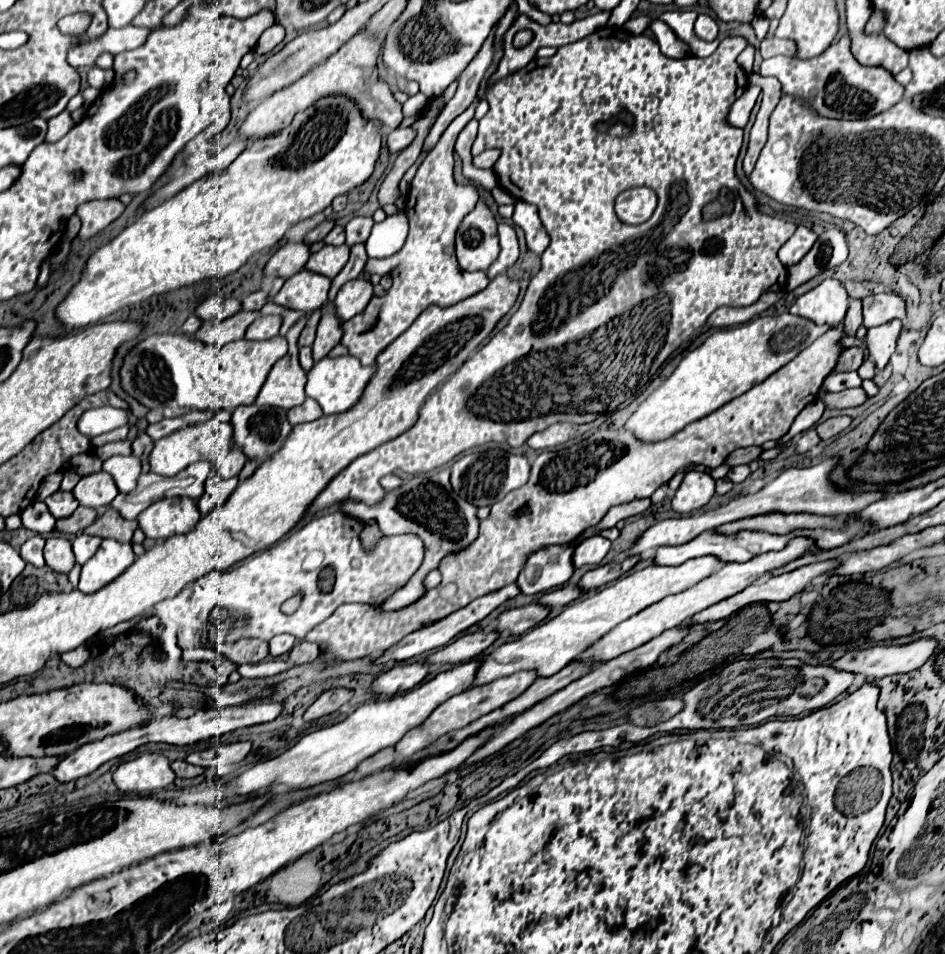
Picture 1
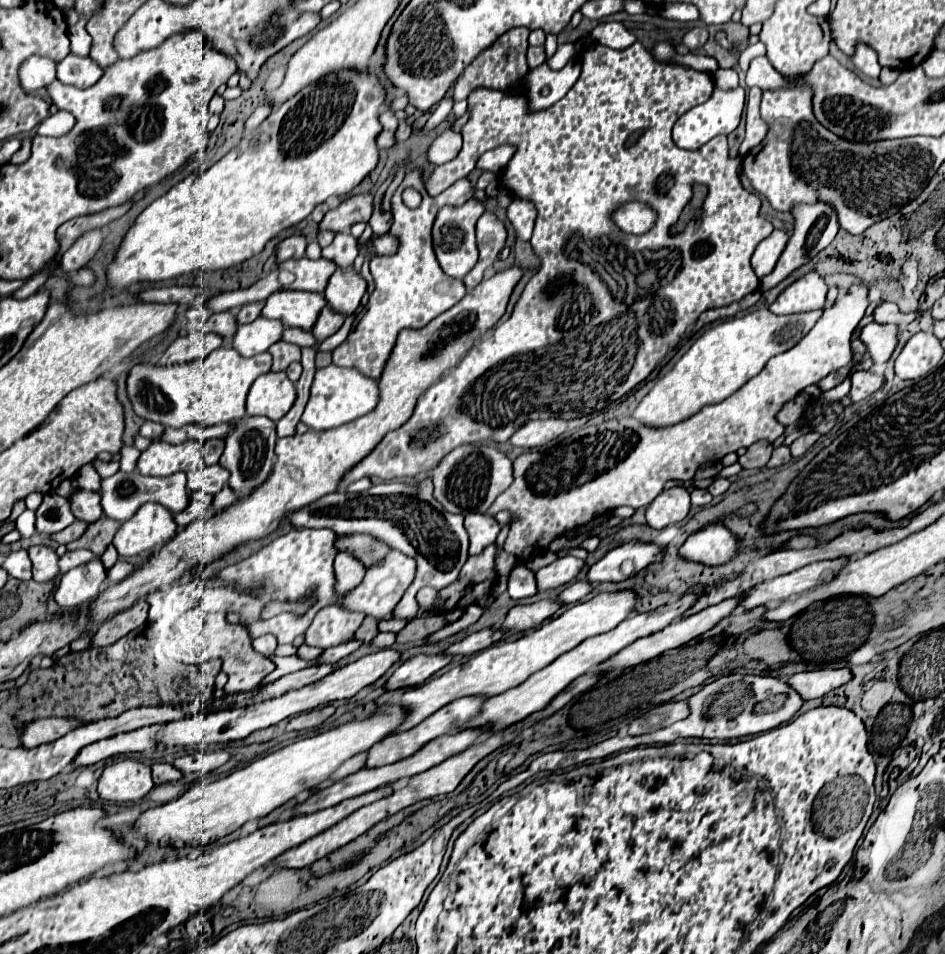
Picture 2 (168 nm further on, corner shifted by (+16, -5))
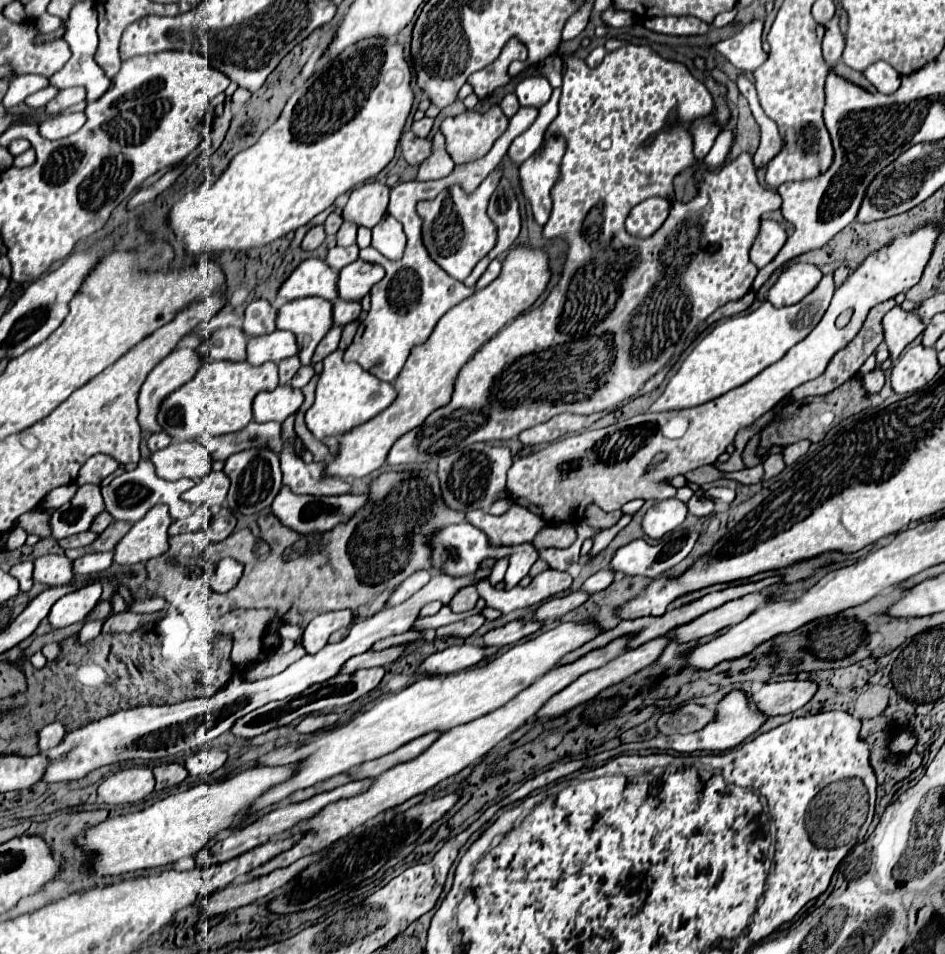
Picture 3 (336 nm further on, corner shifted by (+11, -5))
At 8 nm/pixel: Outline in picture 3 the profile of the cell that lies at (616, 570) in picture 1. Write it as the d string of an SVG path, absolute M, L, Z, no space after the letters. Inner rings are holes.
M677 530L667 534L667 542L659 540L655 544L647 544L645 540L633 540L615 552L609 568L625 576L657 578L691 552L695 538L695 532Z

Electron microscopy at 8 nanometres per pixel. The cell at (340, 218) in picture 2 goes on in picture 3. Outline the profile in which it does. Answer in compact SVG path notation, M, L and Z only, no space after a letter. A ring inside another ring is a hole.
M367 182L361 188L355 188L349 196L347 206L343 208L343 220L349 220L357 226L373 228L387 212L389 188L377 182Z

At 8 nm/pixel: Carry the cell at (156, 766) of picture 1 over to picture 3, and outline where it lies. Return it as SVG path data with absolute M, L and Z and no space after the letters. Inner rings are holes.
M127 768L111 774L101 782L97 794L105 804L135 804L145 800L155 788L155 778L149 768Z

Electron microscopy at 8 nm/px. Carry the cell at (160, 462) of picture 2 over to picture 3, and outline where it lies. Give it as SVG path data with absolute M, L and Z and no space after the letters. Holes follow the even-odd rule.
M173 442L163 450L151 454L151 462L155 464L157 476L163 480L179 480L179 478L203 478L211 472L213 458L211 454L197 442Z

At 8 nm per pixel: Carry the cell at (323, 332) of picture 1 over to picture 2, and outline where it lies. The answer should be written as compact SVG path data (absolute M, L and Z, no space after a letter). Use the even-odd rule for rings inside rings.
M328 306L322 308L322 312L320 312L320 316L318 316L318 322L316 322L314 330L312 330L316 342L320 344L320 342L326 340L328 336L336 334L336 332L340 330L340 326L344 324L344 320L346 320L346 316L340 316L340 312L334 312L334 310L328 308Z

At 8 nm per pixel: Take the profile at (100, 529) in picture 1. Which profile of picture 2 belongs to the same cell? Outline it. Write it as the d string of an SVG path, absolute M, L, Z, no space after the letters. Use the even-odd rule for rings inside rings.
M102 516L100 520L96 520L96 524L90 524L88 530L84 532L84 536L72 544L68 544L68 550L78 550L78 548L86 548L96 552L96 556L102 556L104 550L108 548L108 544L112 542L116 530L120 528L120 522L110 520L106 516Z

